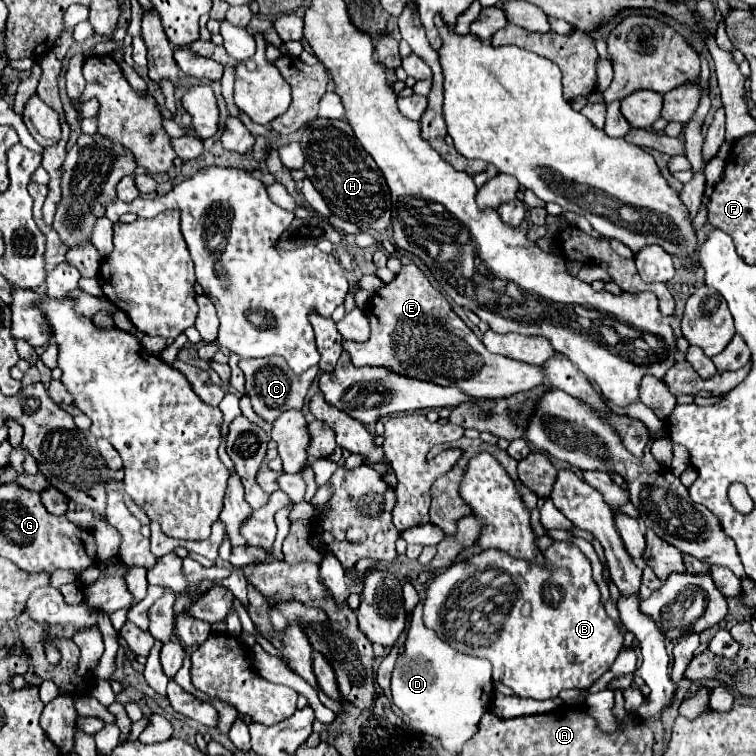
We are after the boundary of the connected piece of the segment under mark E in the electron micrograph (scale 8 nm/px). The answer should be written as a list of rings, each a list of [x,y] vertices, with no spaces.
[[[405,264],[397,278],[369,300],[365,314],[371,322],[371,338],[363,344],[343,342],[355,366],[385,366],[411,378],[455,386],[473,398],[493,400],[533,390],[545,382],[545,370],[541,366],[515,362],[513,358],[489,352],[451,310],[447,298],[431,286],[417,264]]]

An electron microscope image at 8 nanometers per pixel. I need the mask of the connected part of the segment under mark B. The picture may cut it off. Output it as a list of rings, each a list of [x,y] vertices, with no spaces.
[[[553,542],[543,556],[553,560],[553,566],[537,568],[505,552],[485,550],[473,558],[449,566],[443,574],[439,574],[431,582],[423,604],[423,624],[435,630],[443,642],[461,654],[487,658],[493,664],[495,682],[509,686],[513,696],[533,700],[557,698],[561,690],[589,688],[611,668],[623,646],[623,632],[605,614],[605,608],[599,602],[601,594],[591,576],[587,556],[571,542]]]

